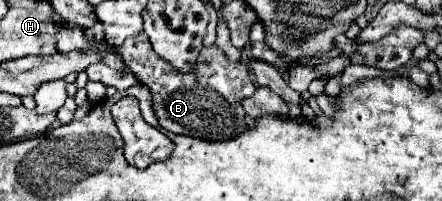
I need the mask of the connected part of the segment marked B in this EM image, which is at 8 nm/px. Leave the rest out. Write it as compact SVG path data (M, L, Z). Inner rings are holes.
M145 33L137 35L137 39L129 39L129 43L123 43L117 51L137 81L149 87L153 95L153 109L163 129L175 135L189 135L207 141L229 141L247 129L241 101L253 95L255 85L245 61L231 63L225 59L221 49L213 45L201 51L197 71L193 71L193 75L177 75L169 63L157 59L157 53L149 47Z

